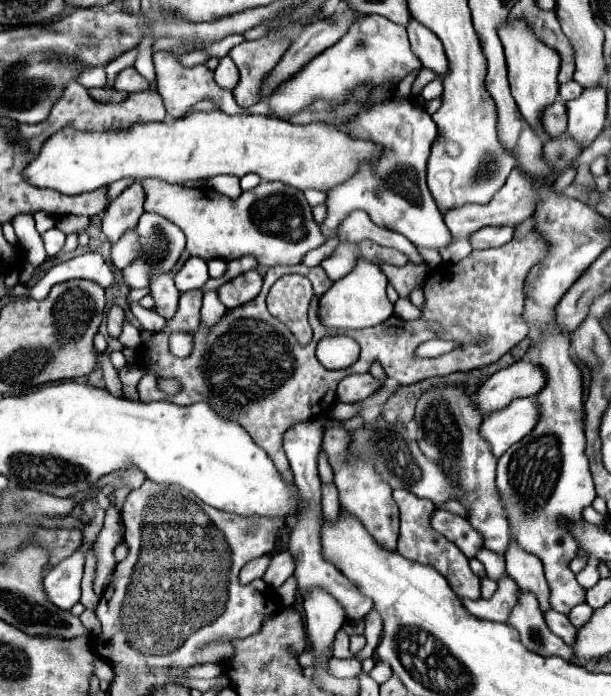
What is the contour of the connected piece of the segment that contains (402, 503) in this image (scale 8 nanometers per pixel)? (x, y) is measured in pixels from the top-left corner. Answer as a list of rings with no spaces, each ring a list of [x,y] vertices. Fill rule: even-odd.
[[[395,489],[393,491],[393,499],[401,511],[401,535],[399,535],[399,547],[397,553],[401,553],[405,559],[423,563],[423,565],[431,565],[435,567],[451,585],[451,589],[459,595],[459,597],[469,597],[469,599],[479,599],[479,577],[471,571],[467,557],[459,551],[457,545],[453,545],[449,539],[441,537],[441,533],[433,531],[429,525],[429,517],[435,509],[433,501],[429,499],[419,499],[417,495],[409,493],[407,489]]]

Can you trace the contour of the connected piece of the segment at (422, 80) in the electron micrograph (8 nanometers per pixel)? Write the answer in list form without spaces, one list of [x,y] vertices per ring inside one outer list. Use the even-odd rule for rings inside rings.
[[[423,67],[423,69],[419,71],[419,75],[417,75],[417,79],[415,79],[415,83],[413,83],[413,89],[411,89],[411,93],[413,93],[413,97],[417,97],[417,95],[421,93],[421,89],[423,89],[423,87],[425,87],[425,85],[427,85],[429,81],[433,81],[433,79],[439,79],[439,75]]]

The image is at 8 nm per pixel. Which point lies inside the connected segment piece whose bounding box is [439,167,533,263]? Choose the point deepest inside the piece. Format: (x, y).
(514, 203)

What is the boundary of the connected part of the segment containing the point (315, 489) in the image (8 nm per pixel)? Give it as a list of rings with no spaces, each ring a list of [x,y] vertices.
[[[323,417],[301,421],[297,425],[291,425],[283,437],[283,449],[285,449],[289,465],[293,469],[295,489],[297,489],[299,501],[301,501],[299,517],[297,517],[297,523],[295,523],[295,527],[291,531],[291,539],[289,539],[289,551],[295,555],[295,561],[297,561],[295,577],[299,583],[299,593],[303,595],[311,587],[323,587],[345,607],[347,619],[357,619],[357,617],[365,617],[371,611],[373,601],[369,601],[369,597],[363,597],[363,593],[357,589],[357,585],[351,585],[351,581],[337,567],[333,567],[333,563],[325,561],[325,557],[321,553],[319,535],[321,535],[323,515],[321,515],[321,479],[317,473],[317,457],[321,451],[323,427],[325,427]]]

